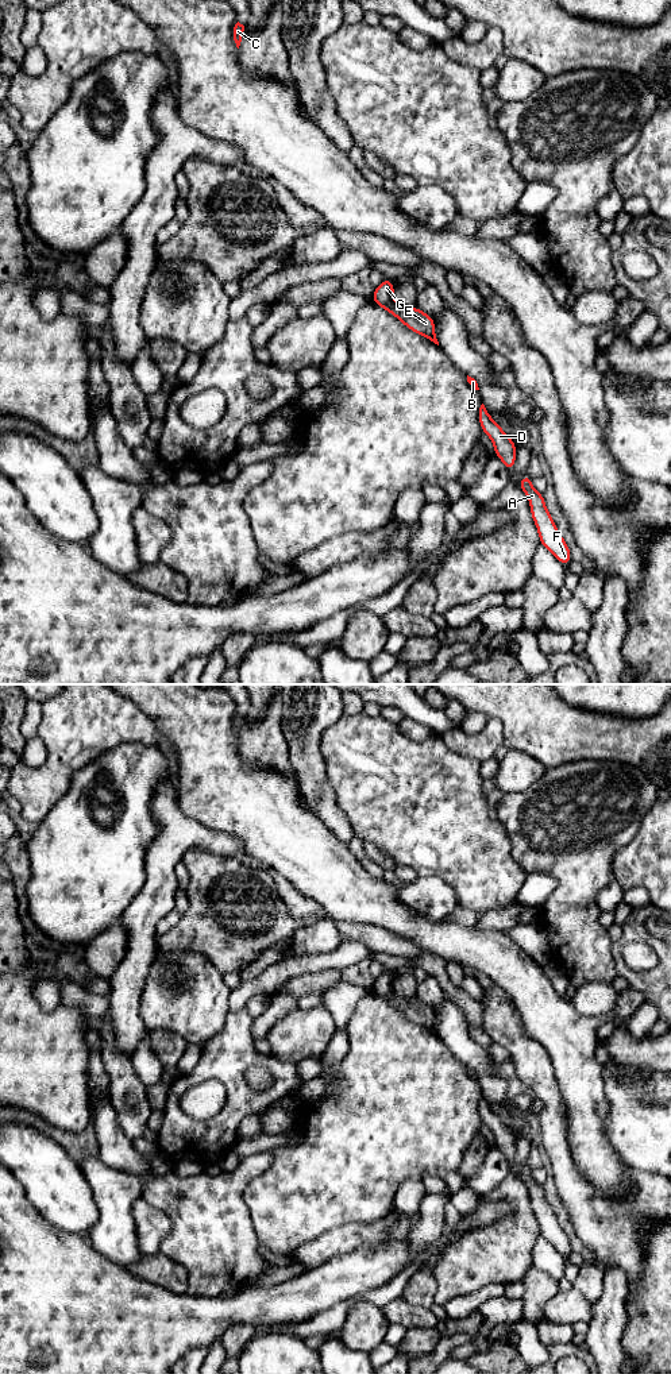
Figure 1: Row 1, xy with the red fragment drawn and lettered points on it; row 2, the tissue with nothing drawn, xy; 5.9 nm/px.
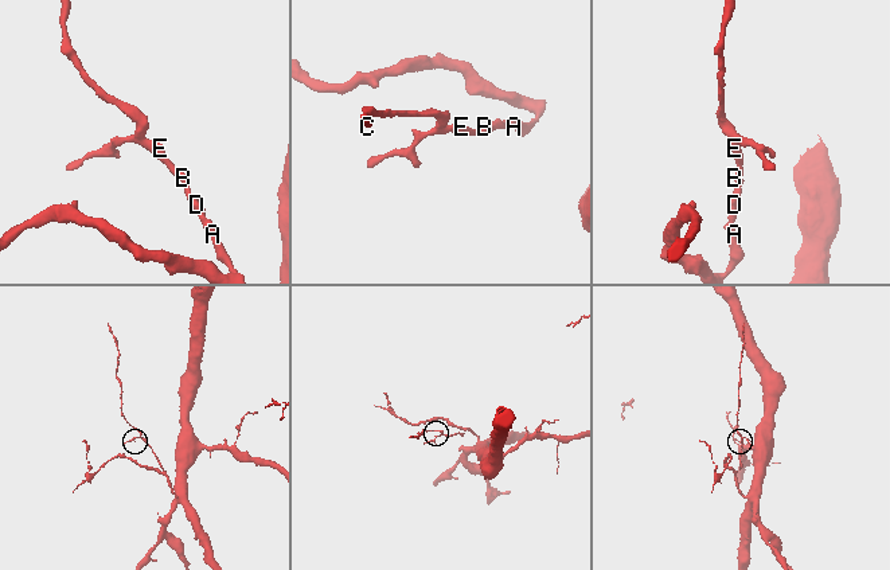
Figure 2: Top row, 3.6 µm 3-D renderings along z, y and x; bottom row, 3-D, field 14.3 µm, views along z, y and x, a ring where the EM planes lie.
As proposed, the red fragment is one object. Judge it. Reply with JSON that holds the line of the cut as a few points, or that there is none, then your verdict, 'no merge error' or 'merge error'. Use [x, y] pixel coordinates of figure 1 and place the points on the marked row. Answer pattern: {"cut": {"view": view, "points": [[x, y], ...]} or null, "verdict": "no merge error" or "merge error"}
{"cut": {"view": "xy", "points": [[373, 300], [378, 303], [393, 301]]}, "verdict": "merge error"}

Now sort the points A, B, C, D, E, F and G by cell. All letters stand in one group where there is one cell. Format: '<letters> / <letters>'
A B D E F / C G

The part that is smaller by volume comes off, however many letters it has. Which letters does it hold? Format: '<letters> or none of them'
C, G

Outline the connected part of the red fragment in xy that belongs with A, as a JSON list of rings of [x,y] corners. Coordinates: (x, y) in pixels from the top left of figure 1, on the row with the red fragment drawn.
[[[528,474],[521,478],[518,487],[527,494],[531,503],[531,514],[540,536],[540,545],[545,547],[564,567],[567,567],[572,557],[568,545],[545,507],[543,493],[532,487],[532,478]]]

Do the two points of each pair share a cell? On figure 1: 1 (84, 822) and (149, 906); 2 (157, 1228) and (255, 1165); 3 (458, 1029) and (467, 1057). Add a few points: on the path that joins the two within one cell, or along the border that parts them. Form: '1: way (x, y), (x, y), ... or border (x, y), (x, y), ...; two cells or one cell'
1: border (145, 861), (145, 883), (120, 919); two cells
2: border (145, 1200), (170, 1222), (170, 1232), (159, 1250); two cells
3: way (458, 1035), (459, 1042), (466, 1050); one cell

